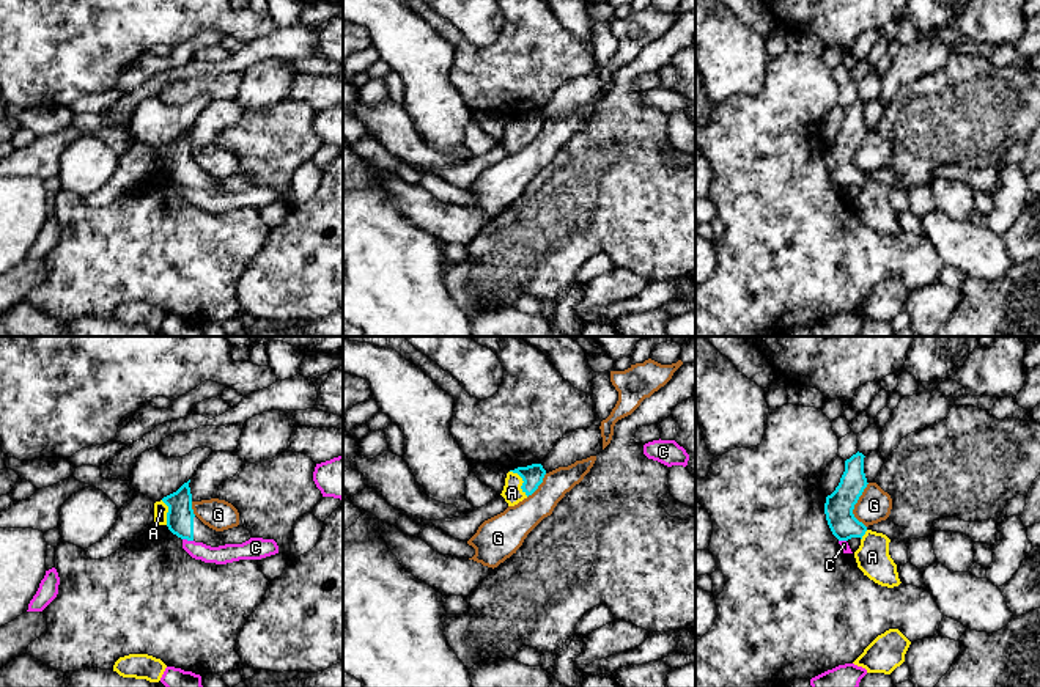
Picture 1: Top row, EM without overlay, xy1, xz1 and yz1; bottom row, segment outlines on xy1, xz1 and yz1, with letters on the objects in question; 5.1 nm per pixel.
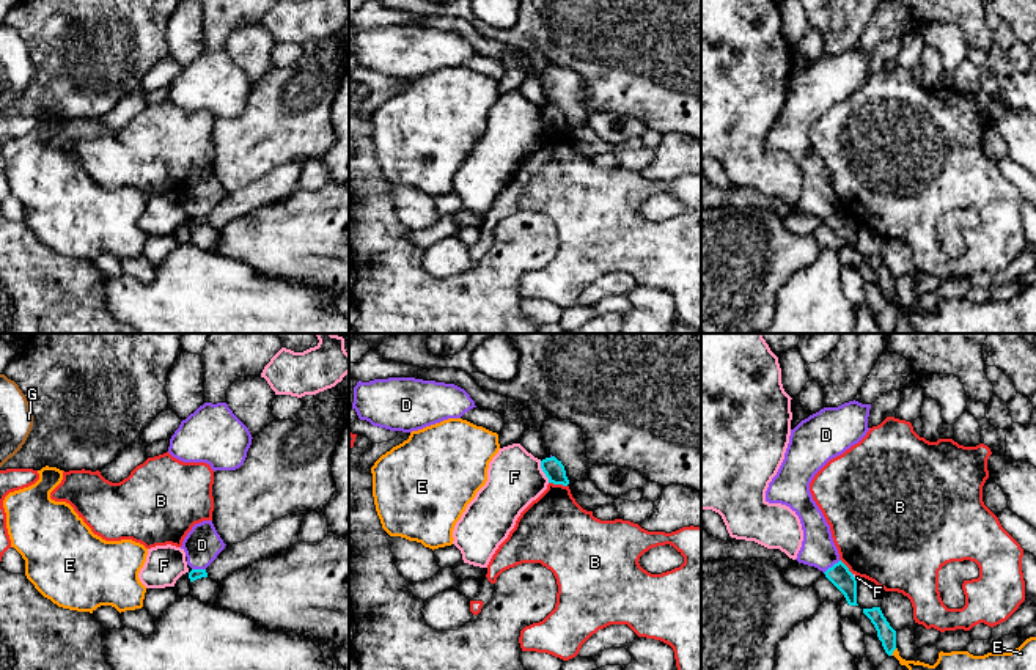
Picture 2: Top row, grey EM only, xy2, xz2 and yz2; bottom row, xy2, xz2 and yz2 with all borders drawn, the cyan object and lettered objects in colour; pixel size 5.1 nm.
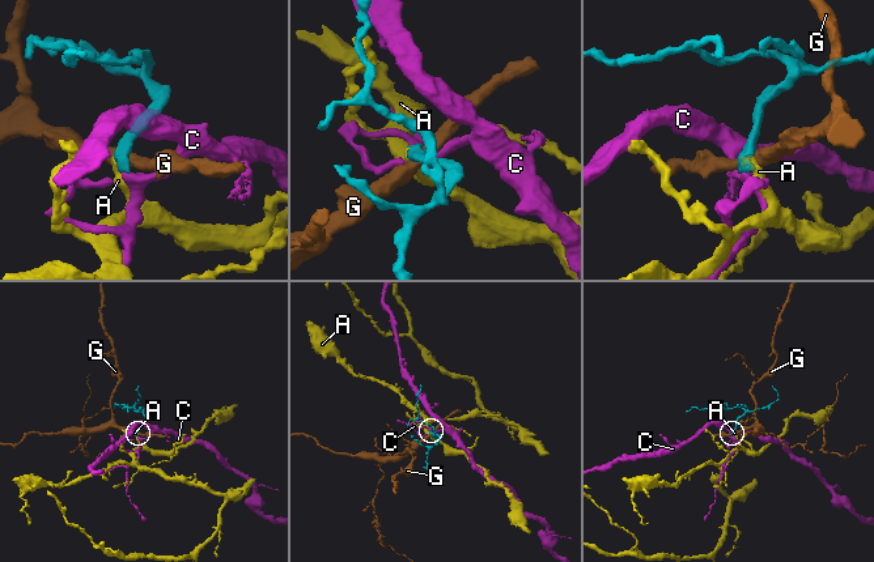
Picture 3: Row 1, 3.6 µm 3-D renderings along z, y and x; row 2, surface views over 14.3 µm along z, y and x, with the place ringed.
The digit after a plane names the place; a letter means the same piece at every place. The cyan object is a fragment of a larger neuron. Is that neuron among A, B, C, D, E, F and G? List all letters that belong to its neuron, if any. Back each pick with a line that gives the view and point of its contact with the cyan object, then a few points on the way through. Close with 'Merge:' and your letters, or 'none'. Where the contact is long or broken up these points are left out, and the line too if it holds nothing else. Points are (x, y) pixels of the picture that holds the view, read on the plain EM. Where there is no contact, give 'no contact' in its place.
A: xz1 (523, 128) | across xz1 (532, 123), (523, 128), (512, 140)
Merge: A

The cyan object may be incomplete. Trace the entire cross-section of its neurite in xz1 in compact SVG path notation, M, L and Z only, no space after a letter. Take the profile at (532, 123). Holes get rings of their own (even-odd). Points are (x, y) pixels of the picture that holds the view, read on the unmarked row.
M532 112L510 118L500 143L505 146L508 154L514 154L538 137L544 123L546 118L541 112Z

